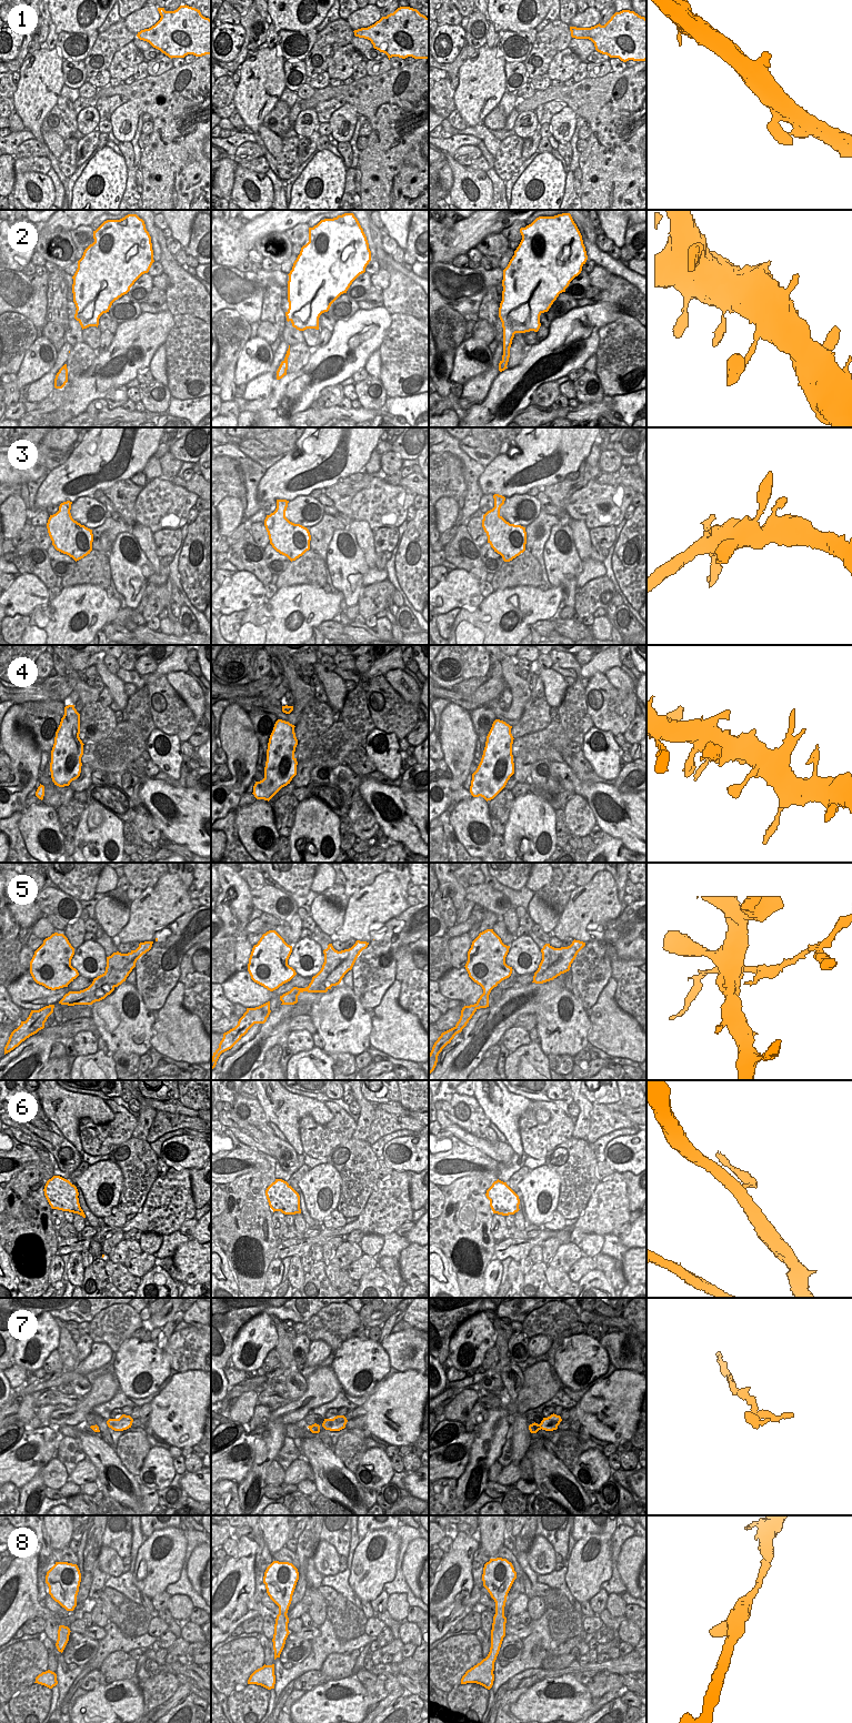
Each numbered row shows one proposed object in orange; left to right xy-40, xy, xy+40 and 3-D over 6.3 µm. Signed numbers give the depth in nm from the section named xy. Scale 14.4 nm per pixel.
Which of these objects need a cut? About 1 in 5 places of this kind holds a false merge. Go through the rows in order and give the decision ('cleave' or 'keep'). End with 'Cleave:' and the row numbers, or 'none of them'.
1: keep
2: keep
3: keep
4: keep
5: cleave
6: keep
7: keep
8: keep
Cleave: 5

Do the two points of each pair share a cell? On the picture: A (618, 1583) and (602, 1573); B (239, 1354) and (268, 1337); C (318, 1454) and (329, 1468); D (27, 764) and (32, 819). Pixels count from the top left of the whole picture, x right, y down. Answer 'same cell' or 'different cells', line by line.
A: different cells
B: same cell
C: same cell
D: different cells

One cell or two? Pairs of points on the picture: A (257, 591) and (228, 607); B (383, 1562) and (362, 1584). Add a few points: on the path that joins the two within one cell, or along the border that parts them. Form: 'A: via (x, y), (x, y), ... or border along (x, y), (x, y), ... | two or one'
A: via (250, 591), (244, 591), (234, 601) | one
B: via (378, 1568), (367, 1579) | one

